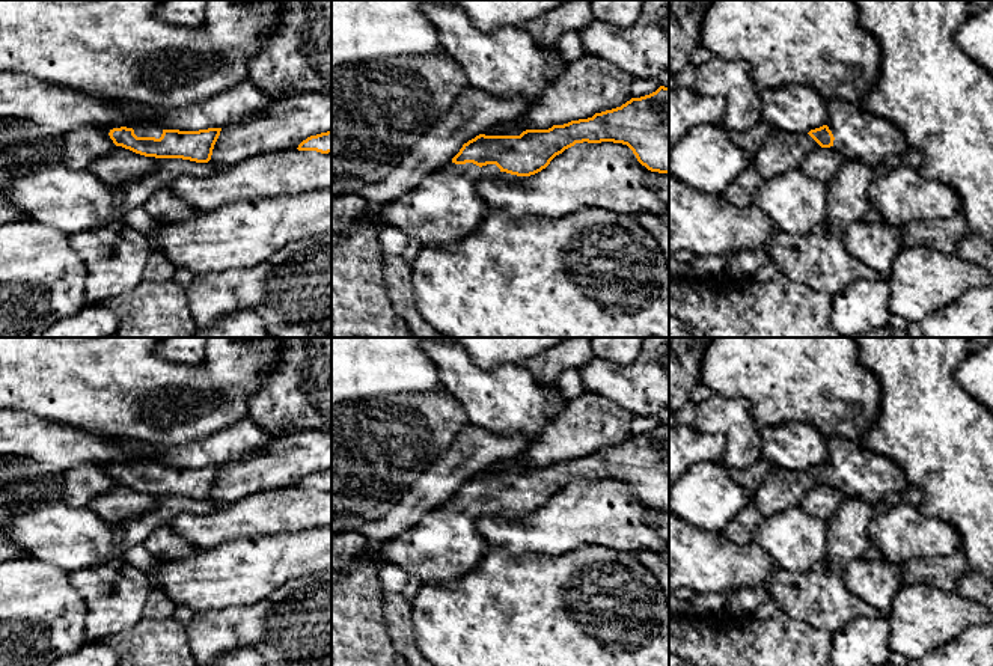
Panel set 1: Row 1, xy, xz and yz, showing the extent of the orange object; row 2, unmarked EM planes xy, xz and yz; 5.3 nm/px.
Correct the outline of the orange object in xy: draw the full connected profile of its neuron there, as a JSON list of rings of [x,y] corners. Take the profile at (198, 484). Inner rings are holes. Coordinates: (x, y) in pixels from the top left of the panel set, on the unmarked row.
[[[115,438],[119,458],[99,463],[116,484],[155,496],[182,496],[208,500],[222,466],[199,469],[161,467],[154,463],[157,449],[130,438]]]

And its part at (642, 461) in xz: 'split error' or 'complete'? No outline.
split error

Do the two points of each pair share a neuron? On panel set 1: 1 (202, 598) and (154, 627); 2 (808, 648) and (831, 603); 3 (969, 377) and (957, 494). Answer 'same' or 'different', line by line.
1: different
2: different
3: different

